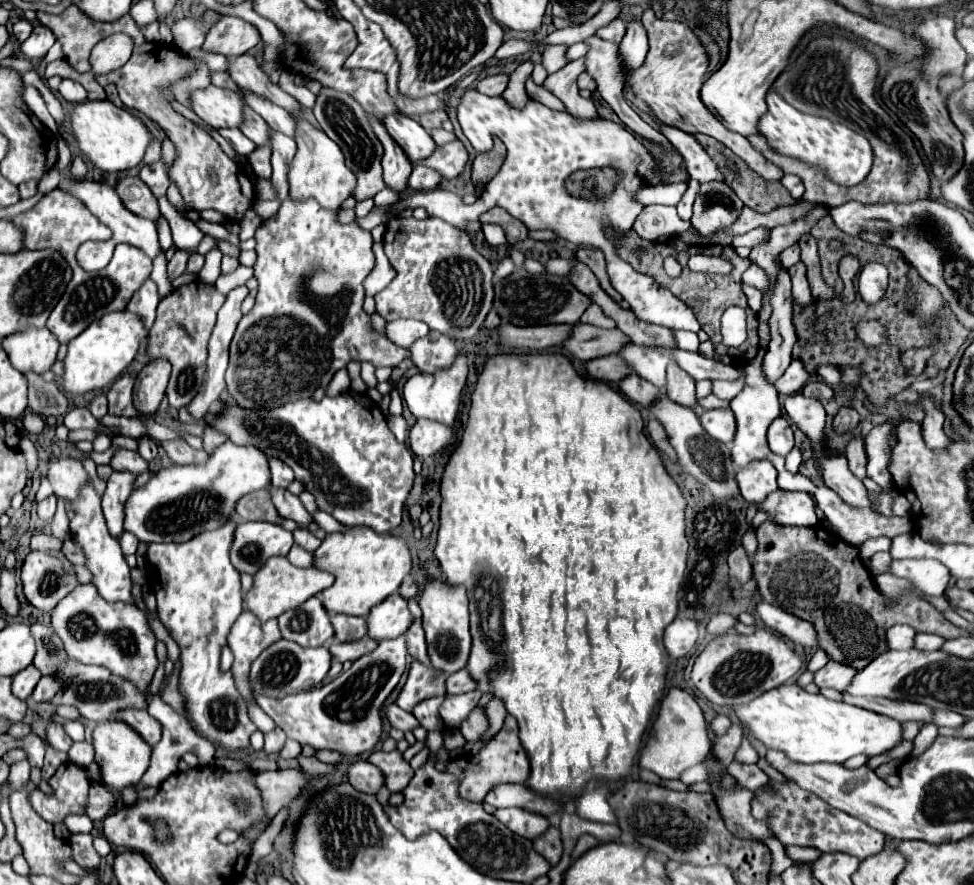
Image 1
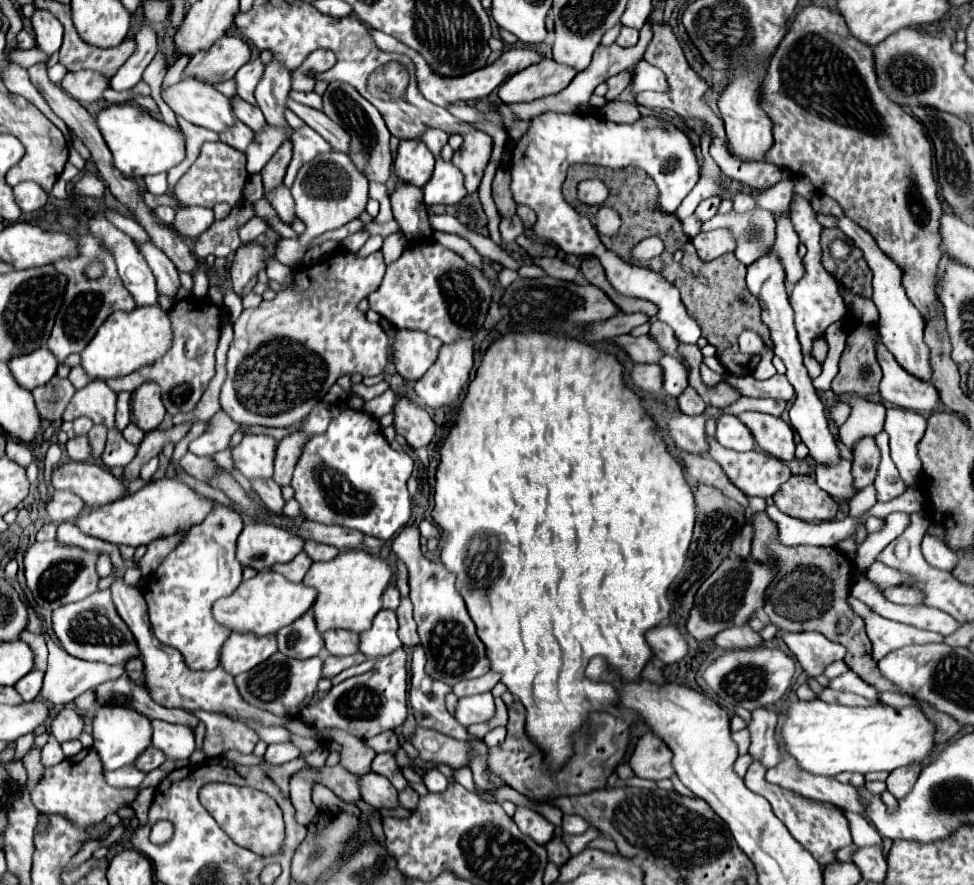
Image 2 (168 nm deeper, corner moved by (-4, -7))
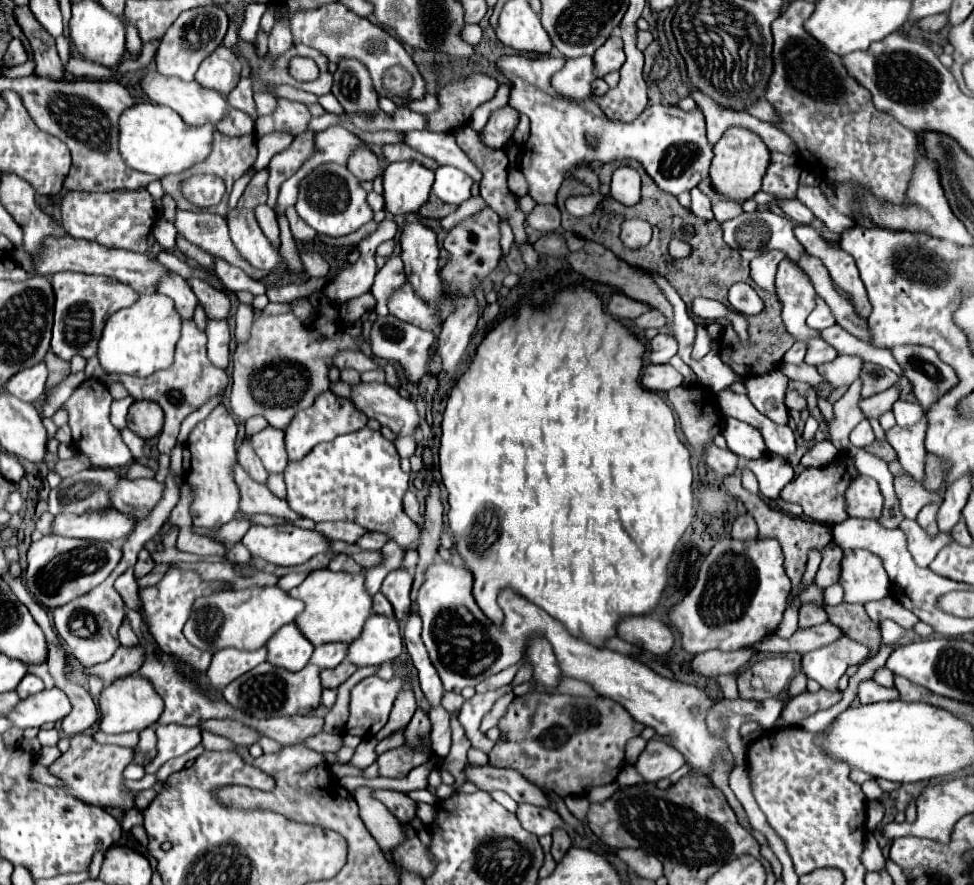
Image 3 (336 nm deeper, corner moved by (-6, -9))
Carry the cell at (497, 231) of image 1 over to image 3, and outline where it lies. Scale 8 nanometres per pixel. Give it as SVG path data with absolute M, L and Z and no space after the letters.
M535 205L535 209L527 215L527 225L537 229L537 231L543 231L543 233L549 233L549 231L557 231L561 227L561 217L559 217L559 209L553 207L553 205Z

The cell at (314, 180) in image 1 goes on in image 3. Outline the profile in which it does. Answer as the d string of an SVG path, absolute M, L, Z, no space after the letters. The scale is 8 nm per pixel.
M339 163L319 165L303 179L303 183L299 183L299 197L295 209L299 211L299 217L317 233L325 233L331 237L349 235L373 219L363 181L355 179L355 175L351 175L351 171Z

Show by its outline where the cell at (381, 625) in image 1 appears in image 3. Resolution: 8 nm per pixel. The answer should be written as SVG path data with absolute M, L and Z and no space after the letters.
M371 615L363 627L363 633L349 643L347 657L357 667L379 665L387 659L395 661L403 651L399 633L399 621L387 615Z

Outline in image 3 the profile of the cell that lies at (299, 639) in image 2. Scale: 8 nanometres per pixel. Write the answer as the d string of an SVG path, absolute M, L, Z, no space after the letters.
M295 623L283 625L269 641L267 641L267 661L277 667L285 667L289 671L303 669L311 655L313 645L309 639L299 631Z

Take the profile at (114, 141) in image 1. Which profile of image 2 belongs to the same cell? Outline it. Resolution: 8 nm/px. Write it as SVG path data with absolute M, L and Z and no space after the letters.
M135 103L111 105L97 115L99 129L113 153L115 167L125 177L145 177L151 173L167 173L171 167L185 159L185 133L165 121L153 117L149 111Z

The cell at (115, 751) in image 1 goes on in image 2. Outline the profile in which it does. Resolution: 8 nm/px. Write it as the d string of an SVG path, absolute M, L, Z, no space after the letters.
M99 707L95 711L95 719L93 719L93 737L95 743L93 747L97 749L103 765L107 771L119 769L123 765L133 765L135 759L139 757L141 751L145 751L151 745L151 719L141 715L135 709L127 709L127 707Z

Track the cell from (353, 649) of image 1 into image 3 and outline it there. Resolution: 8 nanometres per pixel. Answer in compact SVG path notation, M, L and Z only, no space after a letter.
M343 659L343 663L339 663L339 667L333 669L323 669L321 671L321 685L325 689L337 689L347 677L351 677L357 671L355 665L351 665L349 659Z

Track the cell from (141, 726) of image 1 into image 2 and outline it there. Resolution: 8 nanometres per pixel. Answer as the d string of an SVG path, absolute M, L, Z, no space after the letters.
M159 719L151 721L151 725L153 725L153 745L159 747L167 755L167 761L159 769L169 773L175 769L177 761L185 761L195 751L195 733L193 733L193 729L189 729L185 725L173 725L173 723L165 723Z

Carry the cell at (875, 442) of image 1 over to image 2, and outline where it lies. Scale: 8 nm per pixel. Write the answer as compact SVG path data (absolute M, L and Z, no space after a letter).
M889 407L885 431L891 437L891 459L899 469L905 485L913 485L921 479L921 459L917 455L917 441L921 441L927 429L927 419L921 413Z

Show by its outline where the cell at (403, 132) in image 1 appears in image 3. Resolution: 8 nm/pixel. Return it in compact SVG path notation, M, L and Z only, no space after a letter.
M417 161L389 163L383 173L385 209L393 215L407 215L419 211L429 199L435 181L435 171Z

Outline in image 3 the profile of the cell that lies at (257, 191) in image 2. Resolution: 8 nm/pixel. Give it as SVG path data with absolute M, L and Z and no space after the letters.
M271 133L271 135L265 135L265 137L257 143L257 147L259 147L259 157L257 157L255 165L253 165L253 171L257 173L257 171L265 169L265 167L269 165L271 157L277 155L279 151L283 151L283 145L289 145L291 141L293 141L293 135L289 135L289 133Z

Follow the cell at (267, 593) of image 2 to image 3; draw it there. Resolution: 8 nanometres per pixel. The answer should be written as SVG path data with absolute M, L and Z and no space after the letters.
M251 585L247 589L225 589L221 593L213 593L209 597L199 597L193 605L193 613L185 623L185 637L195 643L195 647L217 653L225 647L237 649L261 649L275 631L283 625L297 619L297 615L305 609L305 603L293 599L289 593L281 591L277 585L273 587L257 587Z

